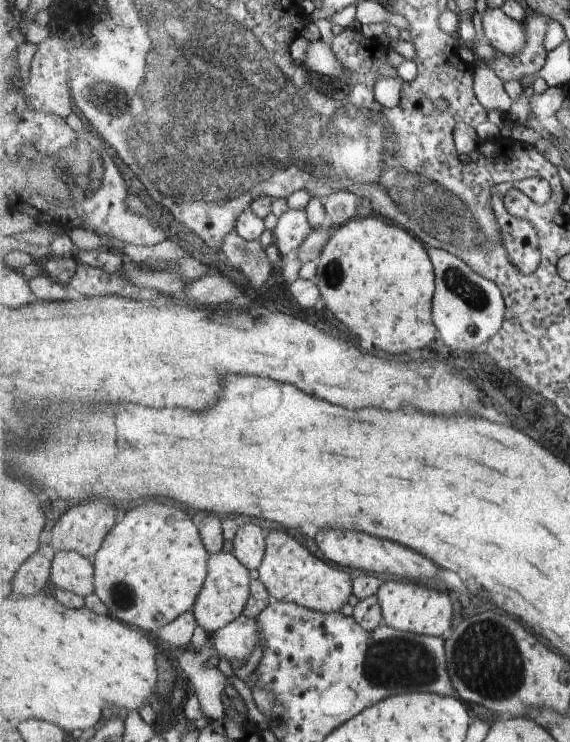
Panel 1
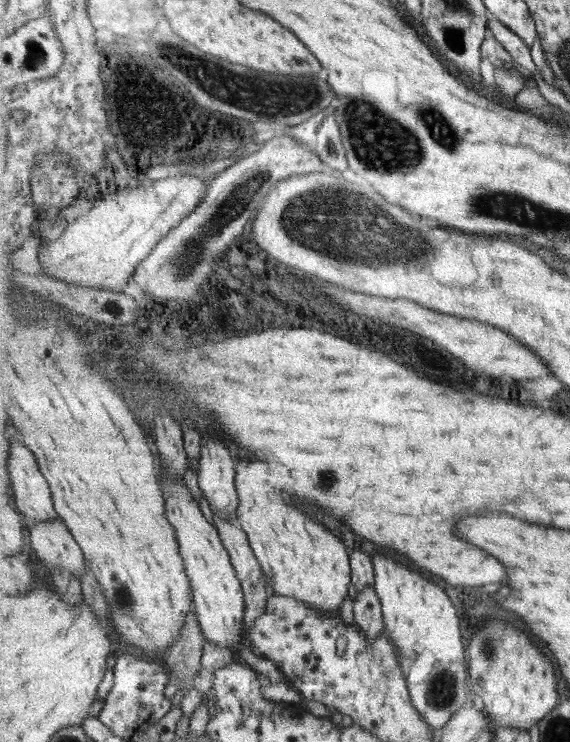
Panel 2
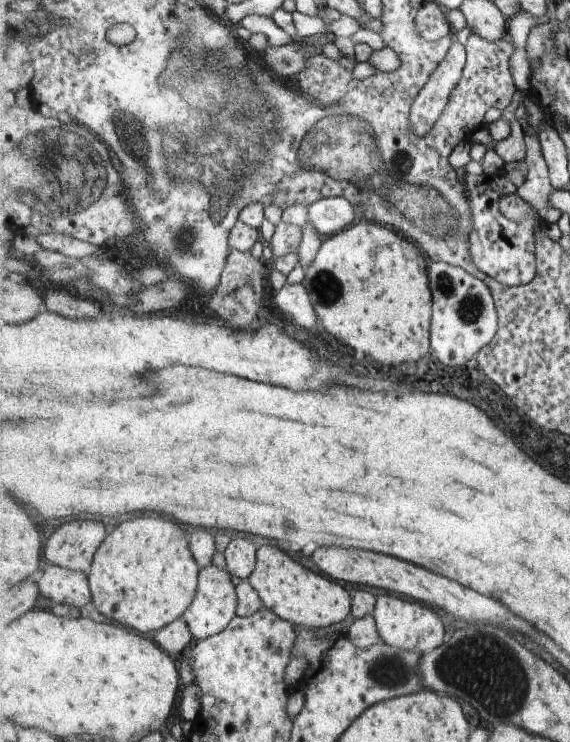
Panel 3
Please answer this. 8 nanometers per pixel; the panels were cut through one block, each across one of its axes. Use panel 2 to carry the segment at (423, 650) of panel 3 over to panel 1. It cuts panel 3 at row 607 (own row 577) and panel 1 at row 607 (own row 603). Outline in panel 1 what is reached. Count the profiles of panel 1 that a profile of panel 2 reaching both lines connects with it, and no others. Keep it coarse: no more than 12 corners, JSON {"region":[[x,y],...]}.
{"region":[[396,578],[378,592],[384,622],[446,636],[451,598]]}

